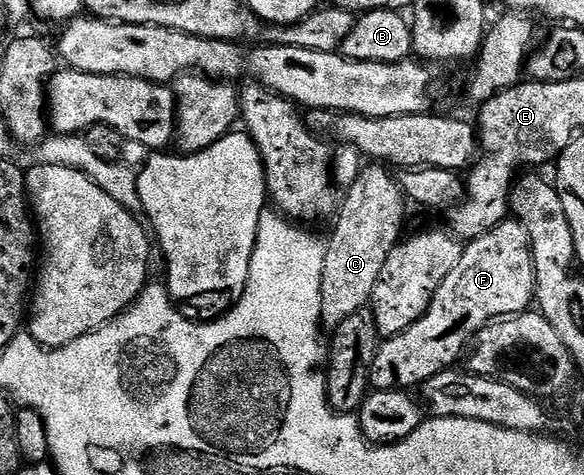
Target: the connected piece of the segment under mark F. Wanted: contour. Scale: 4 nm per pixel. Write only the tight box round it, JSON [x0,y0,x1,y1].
[370,220,537,390]

